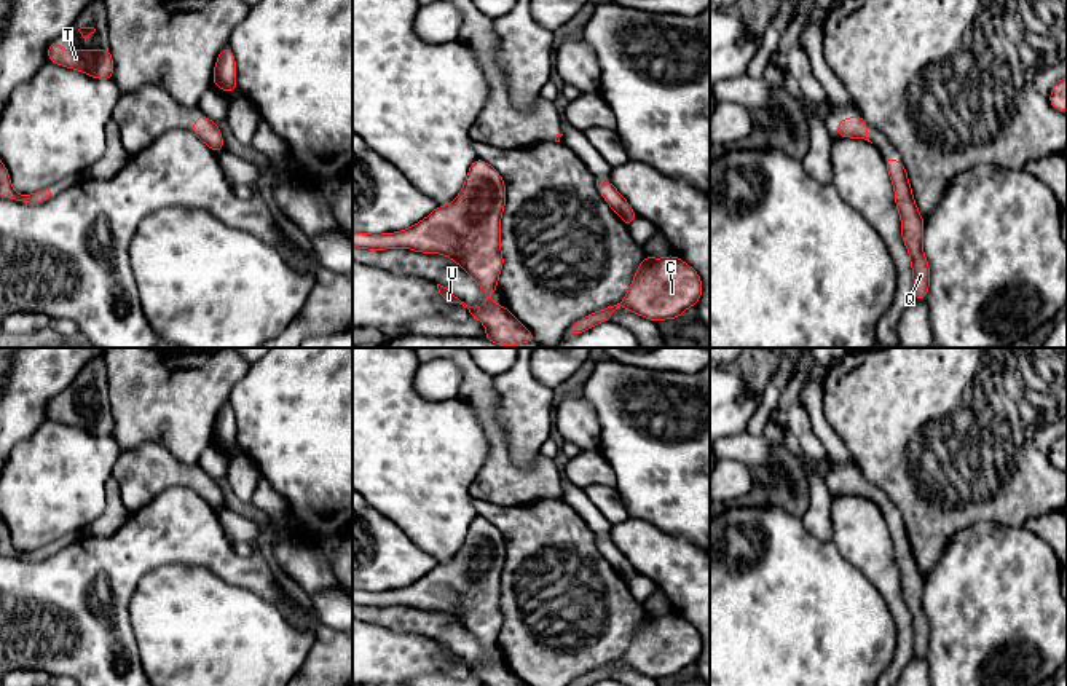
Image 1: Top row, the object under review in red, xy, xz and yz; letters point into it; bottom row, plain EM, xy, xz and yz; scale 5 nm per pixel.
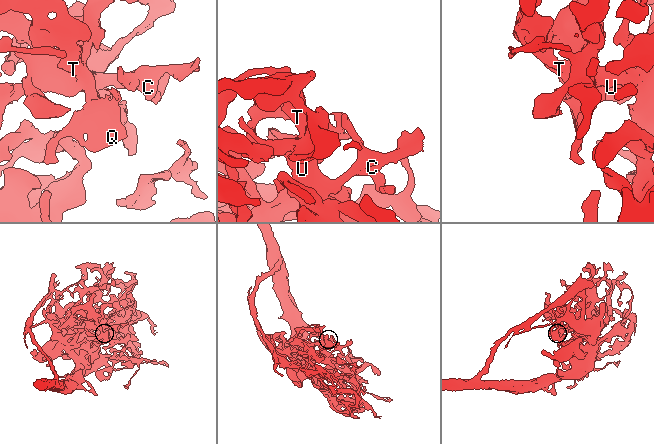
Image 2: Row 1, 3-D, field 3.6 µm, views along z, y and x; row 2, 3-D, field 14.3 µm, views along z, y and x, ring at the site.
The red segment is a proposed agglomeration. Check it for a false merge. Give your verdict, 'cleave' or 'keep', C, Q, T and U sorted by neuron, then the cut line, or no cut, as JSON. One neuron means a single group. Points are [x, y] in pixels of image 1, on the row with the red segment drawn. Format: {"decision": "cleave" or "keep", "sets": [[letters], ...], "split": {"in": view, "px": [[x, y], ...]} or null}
{"decision": "keep", "sets": [["C", "Q", "T", "U"]], "split": null}

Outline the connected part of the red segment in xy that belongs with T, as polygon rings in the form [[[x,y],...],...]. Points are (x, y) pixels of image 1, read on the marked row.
[[[56,38],[48,46],[48,61],[80,70],[97,80],[112,80],[113,57],[110,49],[61,49]]]

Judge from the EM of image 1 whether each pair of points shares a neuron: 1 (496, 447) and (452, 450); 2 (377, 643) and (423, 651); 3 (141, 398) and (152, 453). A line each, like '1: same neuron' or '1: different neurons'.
1: different neurons
2: same neuron
3: different neurons

